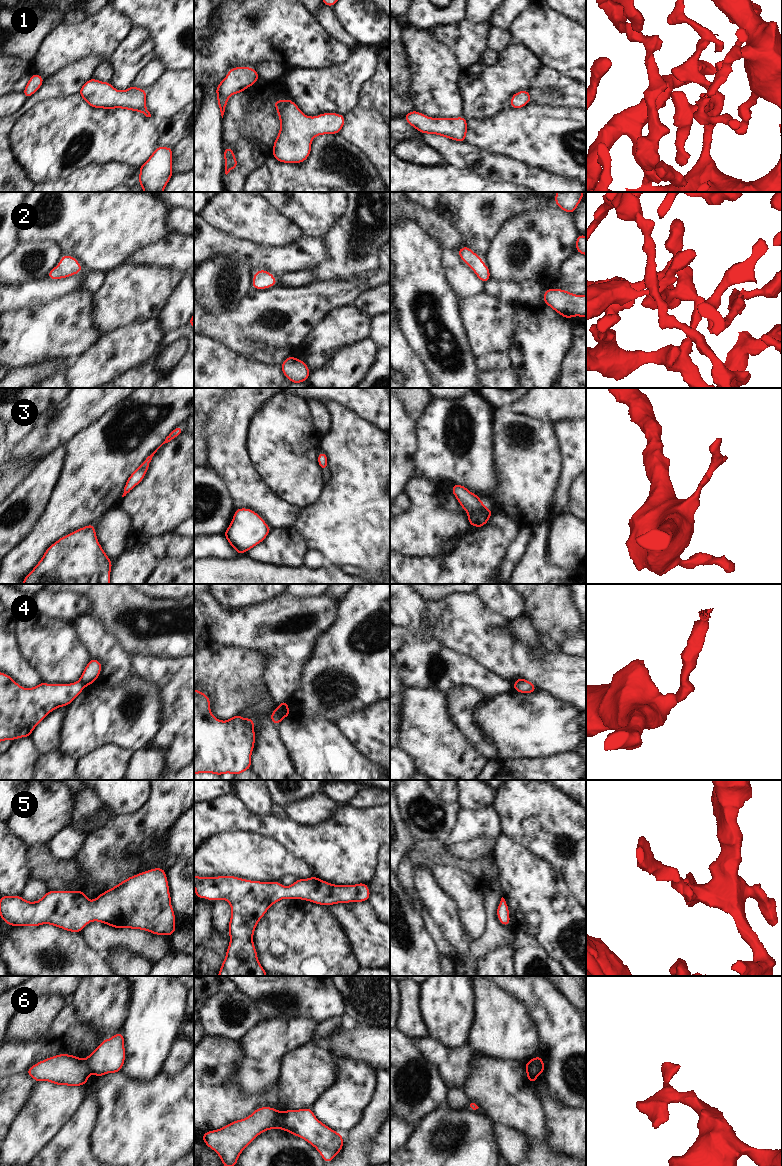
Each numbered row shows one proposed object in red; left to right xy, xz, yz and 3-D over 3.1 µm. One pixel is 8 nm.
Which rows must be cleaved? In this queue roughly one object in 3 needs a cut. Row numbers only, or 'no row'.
4, 6

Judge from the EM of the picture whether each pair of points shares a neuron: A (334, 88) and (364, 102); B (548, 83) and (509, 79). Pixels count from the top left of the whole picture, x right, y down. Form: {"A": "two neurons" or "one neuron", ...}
{"A": "two neurons", "B": "two neurons"}

